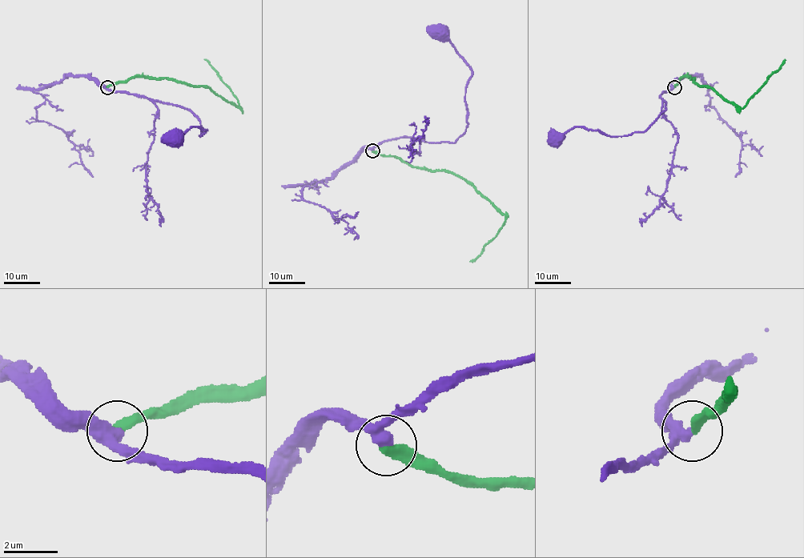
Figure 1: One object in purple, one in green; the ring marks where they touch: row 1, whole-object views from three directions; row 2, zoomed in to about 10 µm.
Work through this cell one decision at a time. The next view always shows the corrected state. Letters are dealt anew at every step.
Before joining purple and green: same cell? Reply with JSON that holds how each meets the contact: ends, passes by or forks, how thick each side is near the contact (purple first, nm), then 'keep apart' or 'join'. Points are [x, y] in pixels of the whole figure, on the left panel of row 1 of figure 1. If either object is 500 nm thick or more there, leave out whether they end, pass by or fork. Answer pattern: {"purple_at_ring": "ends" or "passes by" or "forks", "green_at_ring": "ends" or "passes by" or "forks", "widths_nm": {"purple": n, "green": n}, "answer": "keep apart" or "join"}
{"purple_at_ring": "passes by", "green_at_ring": "ends", "widths_nm": {"purple": 360, "green": 380}, "answer": "join"}

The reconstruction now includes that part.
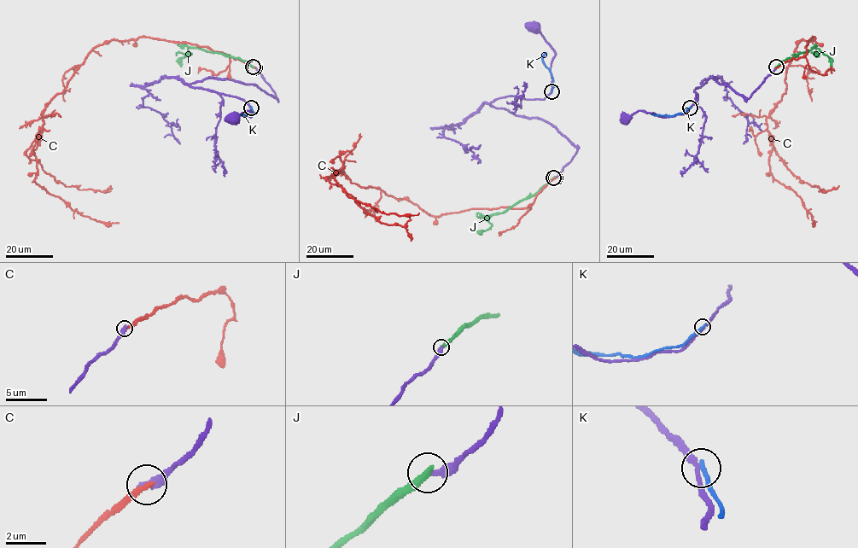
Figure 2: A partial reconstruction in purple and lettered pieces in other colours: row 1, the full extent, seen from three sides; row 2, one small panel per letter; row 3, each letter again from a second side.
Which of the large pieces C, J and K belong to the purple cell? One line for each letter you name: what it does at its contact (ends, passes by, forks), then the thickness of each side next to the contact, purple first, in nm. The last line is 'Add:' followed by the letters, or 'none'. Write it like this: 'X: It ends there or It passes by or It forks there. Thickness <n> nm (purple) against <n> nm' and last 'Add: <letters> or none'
Add: none

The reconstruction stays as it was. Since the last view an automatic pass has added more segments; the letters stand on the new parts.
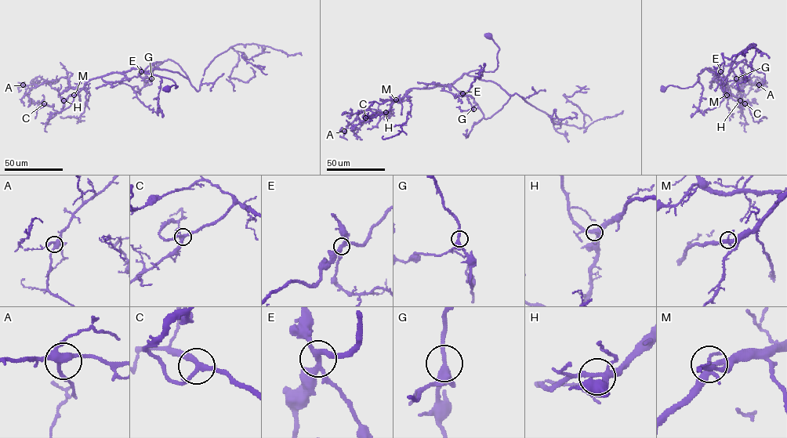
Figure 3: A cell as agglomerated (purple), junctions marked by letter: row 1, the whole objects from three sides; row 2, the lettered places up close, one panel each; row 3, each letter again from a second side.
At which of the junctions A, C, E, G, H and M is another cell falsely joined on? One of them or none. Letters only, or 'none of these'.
none of these

